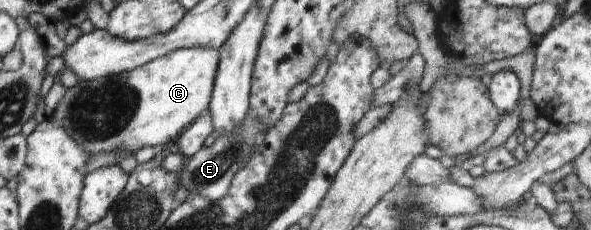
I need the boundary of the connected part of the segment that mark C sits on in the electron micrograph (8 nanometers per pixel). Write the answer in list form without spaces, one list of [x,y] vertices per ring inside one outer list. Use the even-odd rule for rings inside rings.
[[[189,47],[174,50],[165,56],[145,63],[143,66],[134,68],[132,71],[124,72],[121,75],[109,75],[108,77],[96,78],[92,81],[84,81],[81,79],[73,87],[66,89],[65,94],[57,103],[52,112],[51,118],[56,121],[61,128],[64,128],[69,137],[71,137],[88,155],[96,155],[99,153],[128,153],[129,156],[135,154],[144,146],[152,146],[153,148],[165,148],[174,144],[177,136],[185,130],[199,115],[203,115],[208,111],[208,106],[213,92],[213,85],[217,67],[219,66],[219,51],[208,49],[205,47]]]

